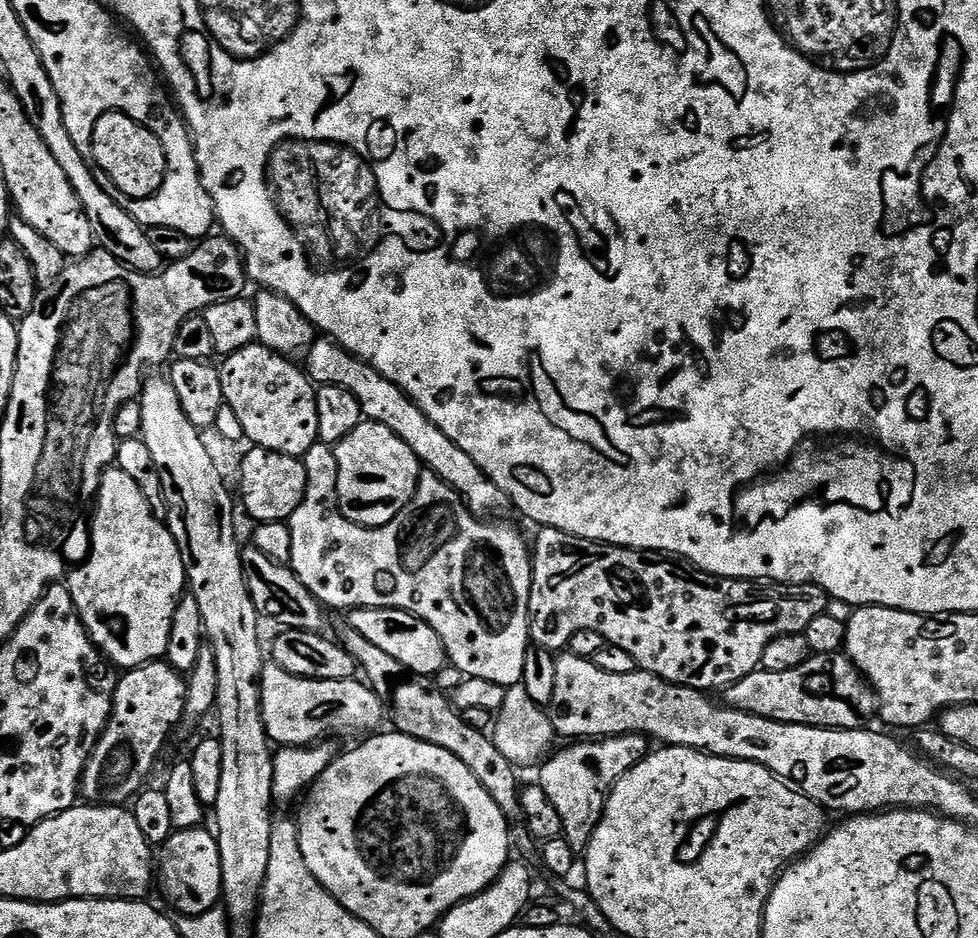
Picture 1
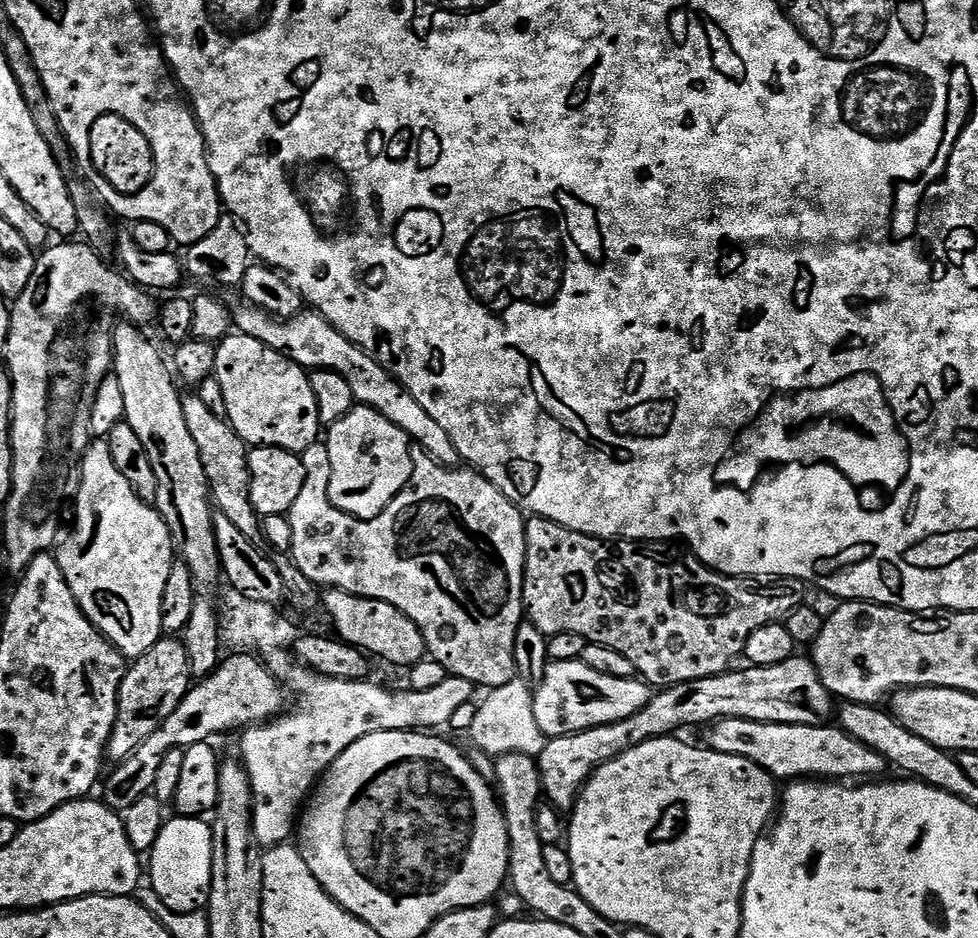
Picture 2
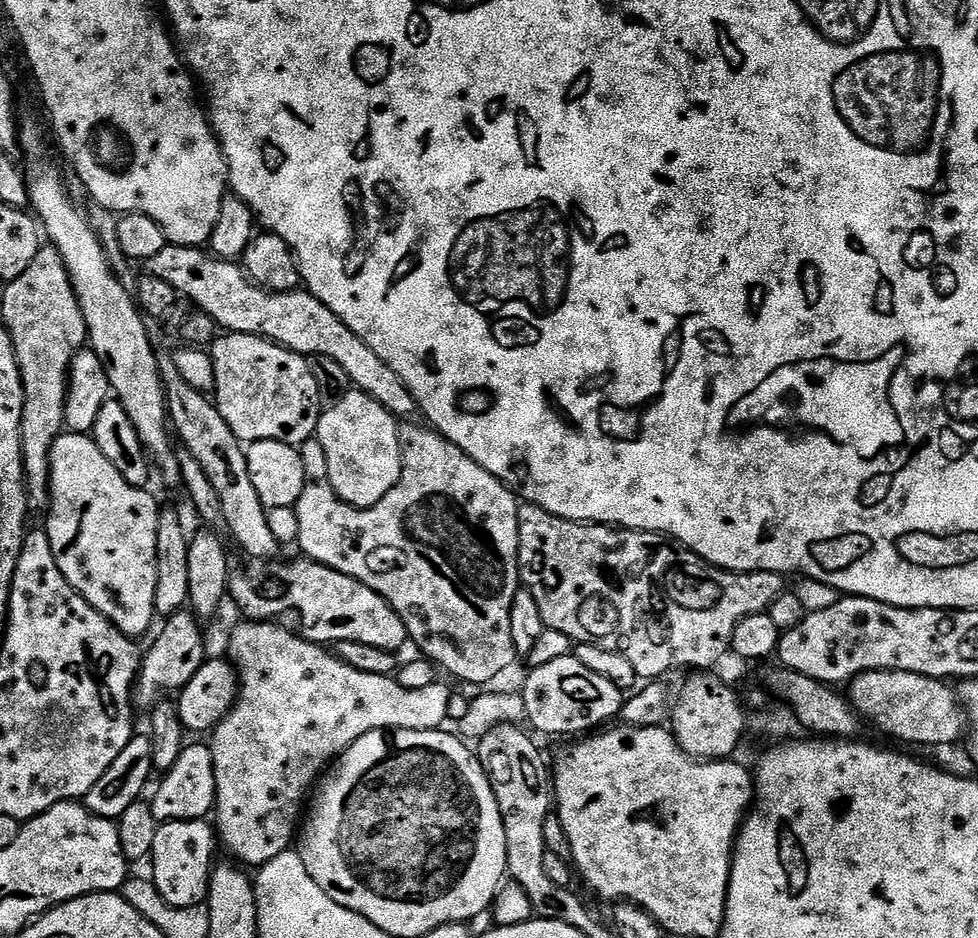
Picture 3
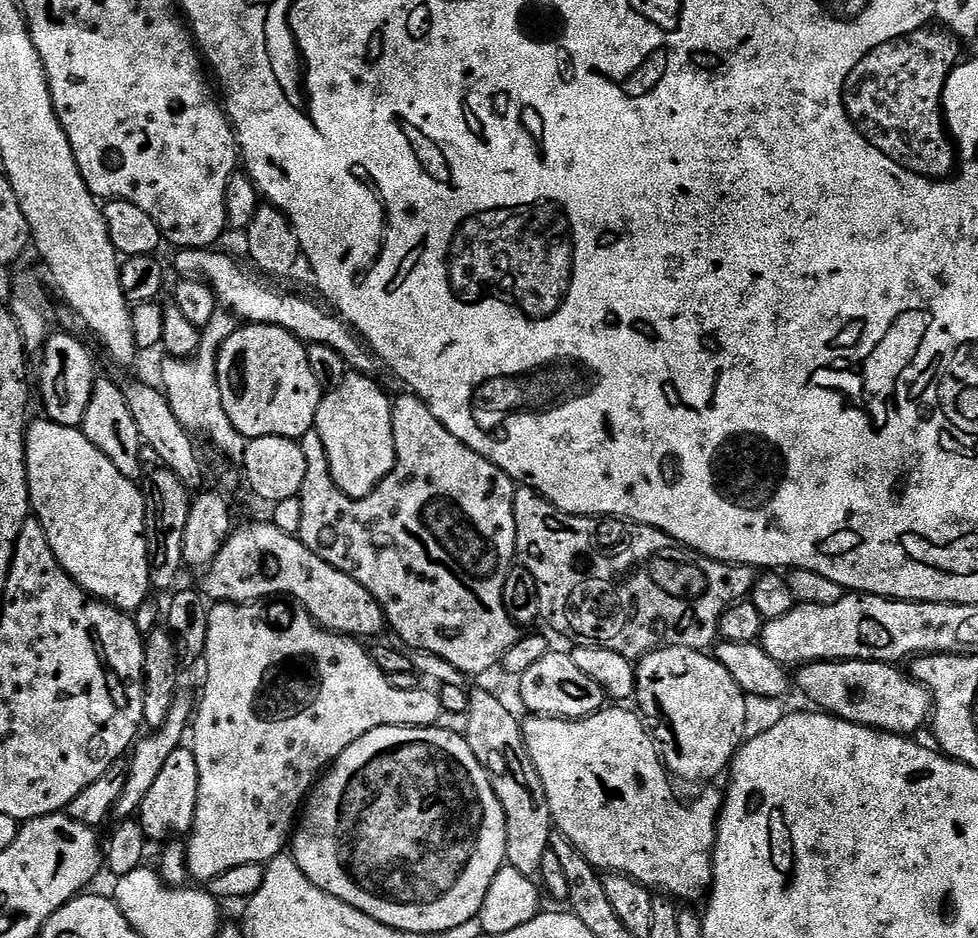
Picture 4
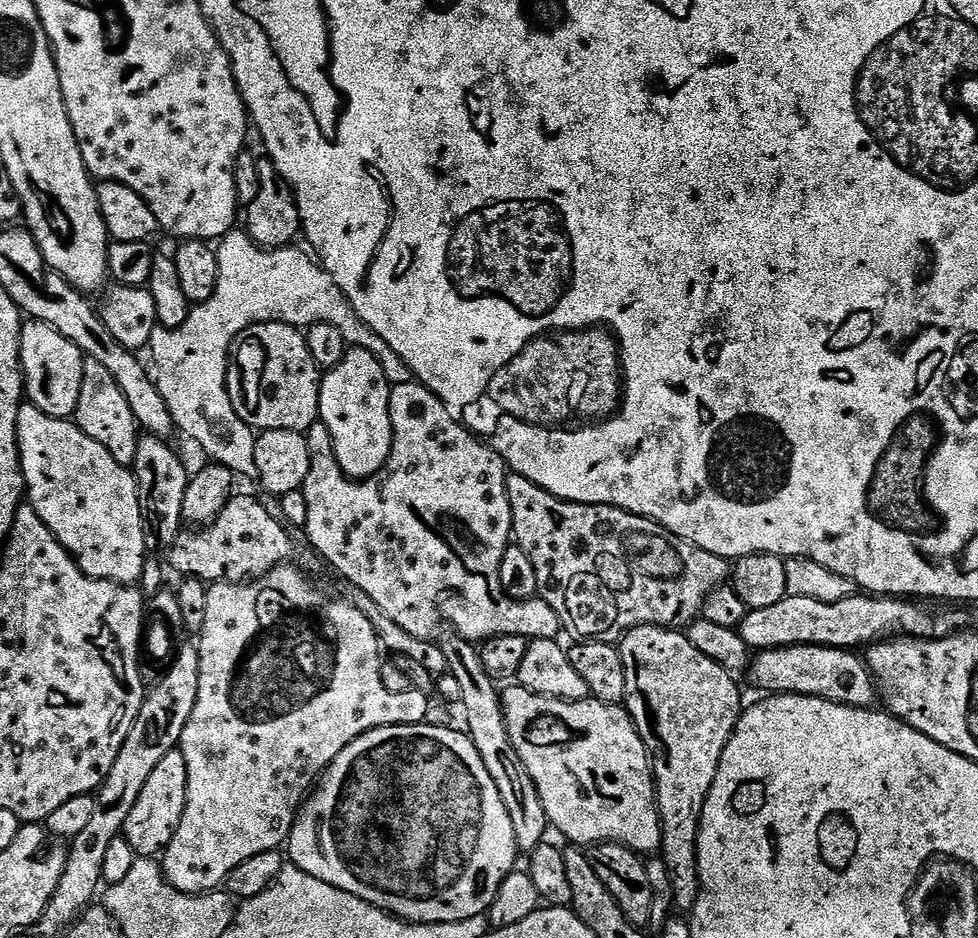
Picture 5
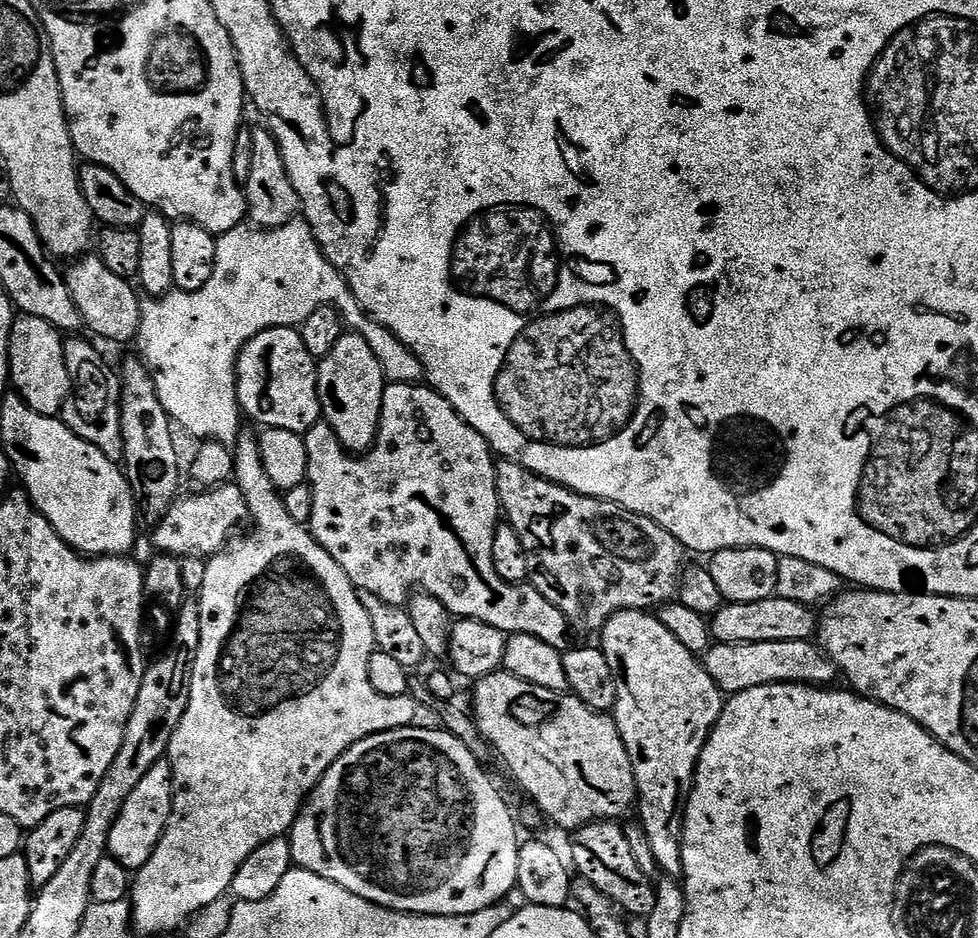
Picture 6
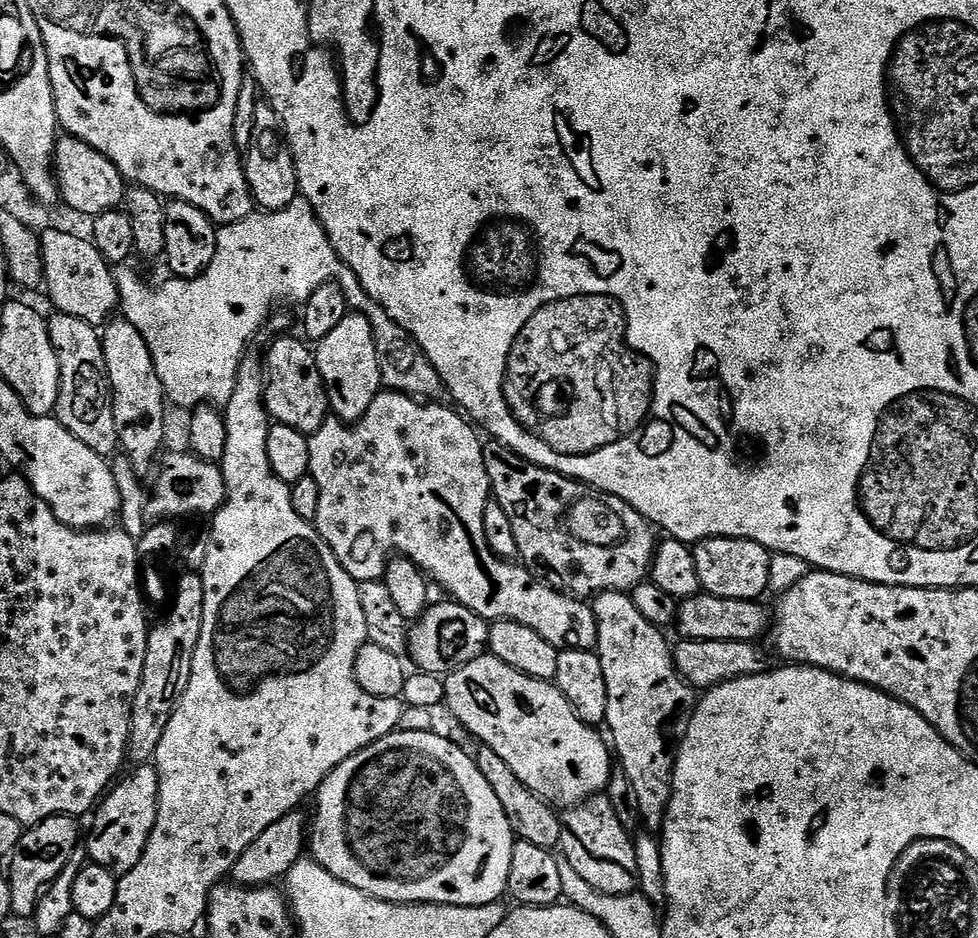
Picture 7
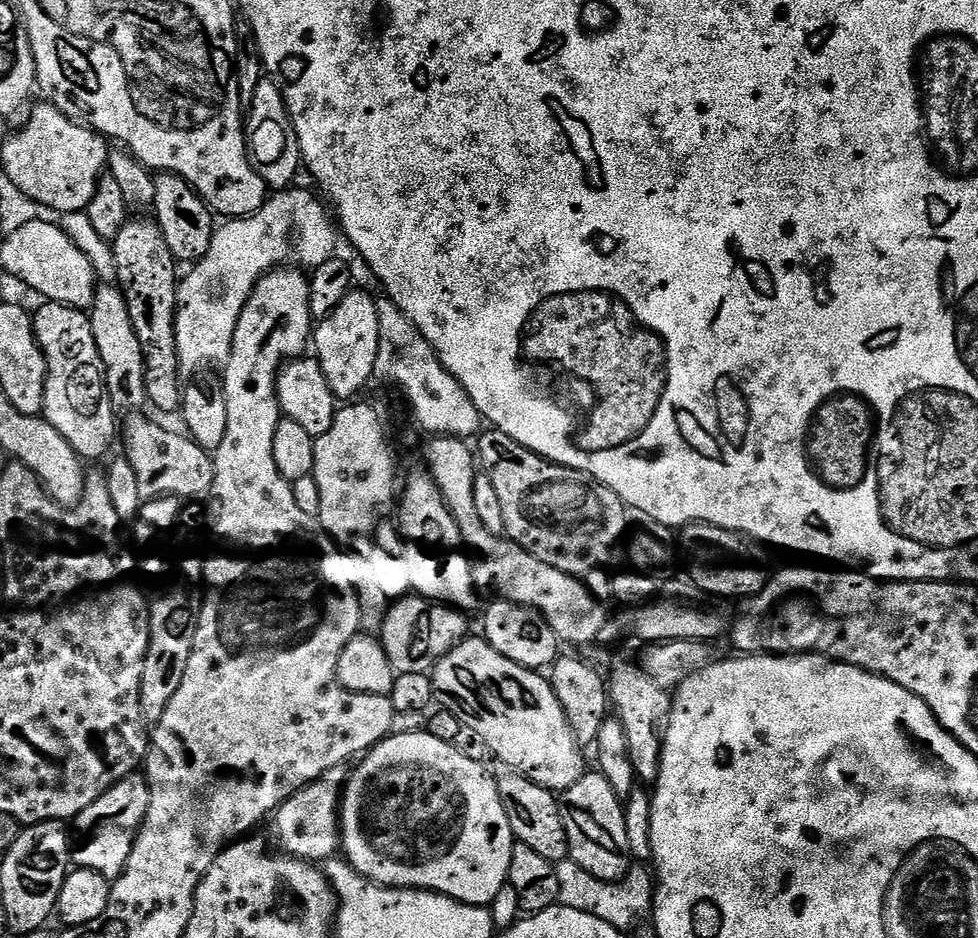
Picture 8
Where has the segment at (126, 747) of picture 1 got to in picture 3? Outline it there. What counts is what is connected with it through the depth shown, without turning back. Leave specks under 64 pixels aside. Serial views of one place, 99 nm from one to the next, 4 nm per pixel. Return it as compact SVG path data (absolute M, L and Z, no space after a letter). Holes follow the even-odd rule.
M181 610L163 621L156 641L143 653L140 662L140 674L134 685L134 704L137 709L151 710L161 700L179 693L181 688L198 674L204 665L204 632L201 621L191 611ZM172 692L172 693L171 693Z

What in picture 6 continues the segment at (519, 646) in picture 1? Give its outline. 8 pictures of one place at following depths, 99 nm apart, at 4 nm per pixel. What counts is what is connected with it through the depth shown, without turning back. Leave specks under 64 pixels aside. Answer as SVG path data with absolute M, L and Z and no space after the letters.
M423 383L388 384L382 398L382 414L376 441L363 454L346 451L331 426L323 422L303 433L303 437L308 455L306 483L312 487L314 494L314 514L310 531L326 550L326 554L330 554L330 558L334 558L334 562L338 562L338 566L342 566L342 570L348 575L355 588L373 591L382 602L401 606L408 604L414 589L417 588L432 595L438 602L442 602L453 617L486 622L505 634L530 634L534 638L542 638L542 642L546 642L546 646L554 646L554 650L558 650L562 654L568 651L570 625L568 618L562 614L562 610L558 610L558 606L554 606L546 598L542 598L540 591L531 582L511 584L500 577L498 570L494 570L494 534L497 524L501 523L502 516L498 511L500 499L496 493L496 460L492 446L486 438L482 438L482 434L478 434L478 430L471 428L456 413L454 406L450 406L450 402L446 398L442 398L436 393L435 388L425 386Z

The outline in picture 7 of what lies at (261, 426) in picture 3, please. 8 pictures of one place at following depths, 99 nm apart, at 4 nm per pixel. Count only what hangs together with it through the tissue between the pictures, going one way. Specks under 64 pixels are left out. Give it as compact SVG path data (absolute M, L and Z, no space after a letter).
M284 336L269 346L268 357L265 355L262 363L266 373L264 405L268 407L269 417L277 424L285 424L305 434L316 432L318 426L322 426L322 422L328 419L330 409L328 396L324 392L324 379L318 370L315 351L303 339L295 340L292 336Z

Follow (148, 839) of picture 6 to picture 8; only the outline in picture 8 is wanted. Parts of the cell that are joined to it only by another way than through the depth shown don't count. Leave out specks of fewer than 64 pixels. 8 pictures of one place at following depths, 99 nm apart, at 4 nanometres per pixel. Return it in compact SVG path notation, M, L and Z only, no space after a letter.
M133 774L122 778L113 788L108 788L82 814L70 824L70 860L77 868L94 870L107 880L114 881L124 872L126 862L130 858L130 850L134 850L134 842L142 822L146 818L146 810L150 806L150 790L148 778L144 774Z

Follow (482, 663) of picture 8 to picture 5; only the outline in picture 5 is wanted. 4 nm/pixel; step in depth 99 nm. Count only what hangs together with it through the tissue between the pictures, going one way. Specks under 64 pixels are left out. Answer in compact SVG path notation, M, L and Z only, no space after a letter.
M508 686L502 692L502 703L506 730L513 750L517 752L526 774L534 780L538 790L538 798L542 798L542 810L546 810L546 818L553 829L576 846L591 846L594 844L621 844L637 854L656 854L660 850L660 812L656 809L656 786L652 779L652 761L642 738L631 720L627 709L620 704L604 704L601 700L559 700L542 694L534 694L519 686Z

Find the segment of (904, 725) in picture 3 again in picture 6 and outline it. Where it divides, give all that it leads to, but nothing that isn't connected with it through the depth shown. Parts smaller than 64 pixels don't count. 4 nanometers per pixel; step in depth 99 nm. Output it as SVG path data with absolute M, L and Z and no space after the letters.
M799 640L798 642L734 642L733 644L721 644L716 642L713 643L712 647L709 648L707 652L703 653L702 663L706 671L709 672L710 677L712 677L724 694L735 694L742 690L754 690L754 686L770 686L771 684L810 684L813 686L828 686L833 683L831 680L834 678L837 679L838 676L836 663L825 654L819 643L813 642L812 640Z

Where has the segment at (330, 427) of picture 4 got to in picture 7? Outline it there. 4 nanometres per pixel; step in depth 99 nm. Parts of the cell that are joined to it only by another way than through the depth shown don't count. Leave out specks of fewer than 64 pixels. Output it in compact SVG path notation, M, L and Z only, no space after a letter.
M355 310L349 311L332 333L318 341L314 351L318 370L324 379L324 392L328 396L331 415L345 422L361 420L366 410L370 410L370 402L374 402L382 390L380 355L368 319Z

